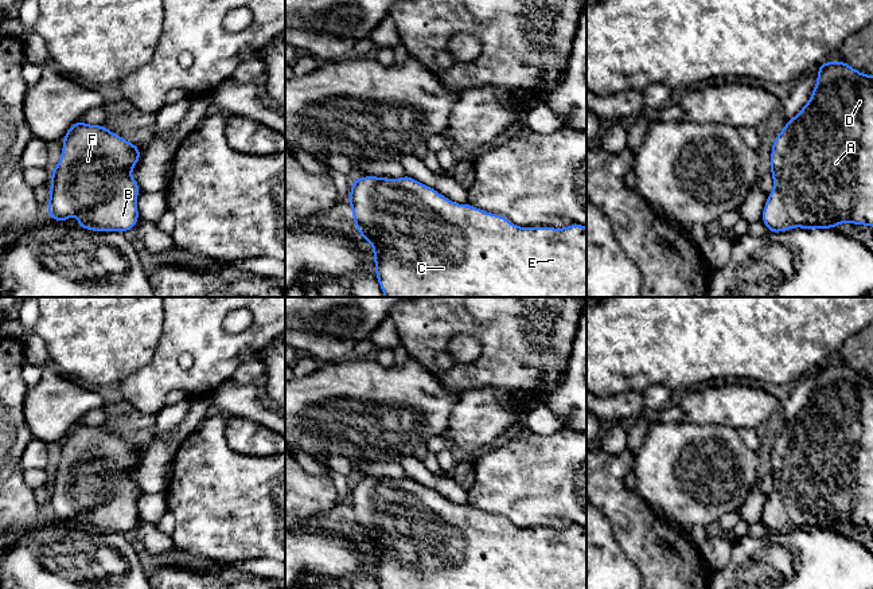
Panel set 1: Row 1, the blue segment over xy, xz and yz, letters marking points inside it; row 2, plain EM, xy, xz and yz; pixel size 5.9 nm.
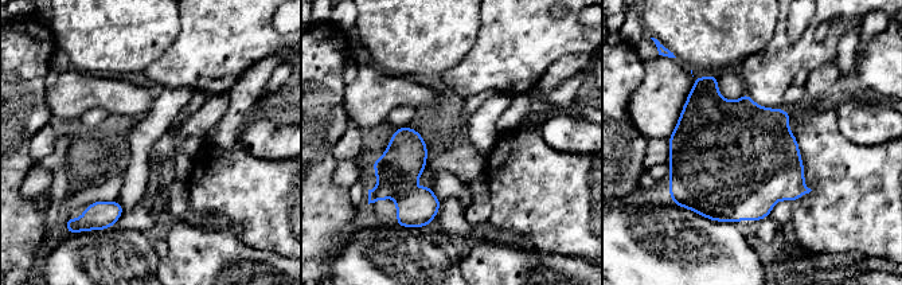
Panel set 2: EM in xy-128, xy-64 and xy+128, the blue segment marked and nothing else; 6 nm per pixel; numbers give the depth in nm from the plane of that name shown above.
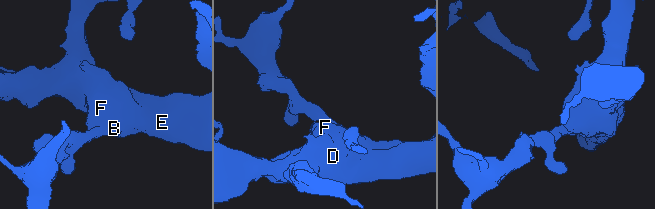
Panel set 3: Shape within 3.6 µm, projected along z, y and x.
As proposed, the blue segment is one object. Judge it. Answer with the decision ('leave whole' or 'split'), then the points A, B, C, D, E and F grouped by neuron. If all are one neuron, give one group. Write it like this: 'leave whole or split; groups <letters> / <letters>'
leave whole; groups A B C D E F

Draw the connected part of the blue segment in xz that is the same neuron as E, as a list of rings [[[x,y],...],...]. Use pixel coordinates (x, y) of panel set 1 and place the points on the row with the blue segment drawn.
[[[409,175],[398,179],[381,176],[362,176],[352,179],[347,203],[352,207],[355,229],[365,242],[373,245],[375,274],[385,297],[586,297],[586,227],[573,223],[564,229],[547,226],[521,227],[511,223],[504,215],[486,212],[469,203],[457,204]]]

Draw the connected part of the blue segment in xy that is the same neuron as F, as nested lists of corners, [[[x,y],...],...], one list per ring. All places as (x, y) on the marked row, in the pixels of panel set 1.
[[[77,120],[62,137],[61,160],[51,169],[47,215],[58,222],[79,212],[78,227],[129,231],[136,227],[136,196],[143,192],[130,171],[141,151],[101,125]]]

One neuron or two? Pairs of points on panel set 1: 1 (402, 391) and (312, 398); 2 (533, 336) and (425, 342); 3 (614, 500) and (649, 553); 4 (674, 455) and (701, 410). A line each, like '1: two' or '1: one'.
1: one
2: one
3: one
4: two

